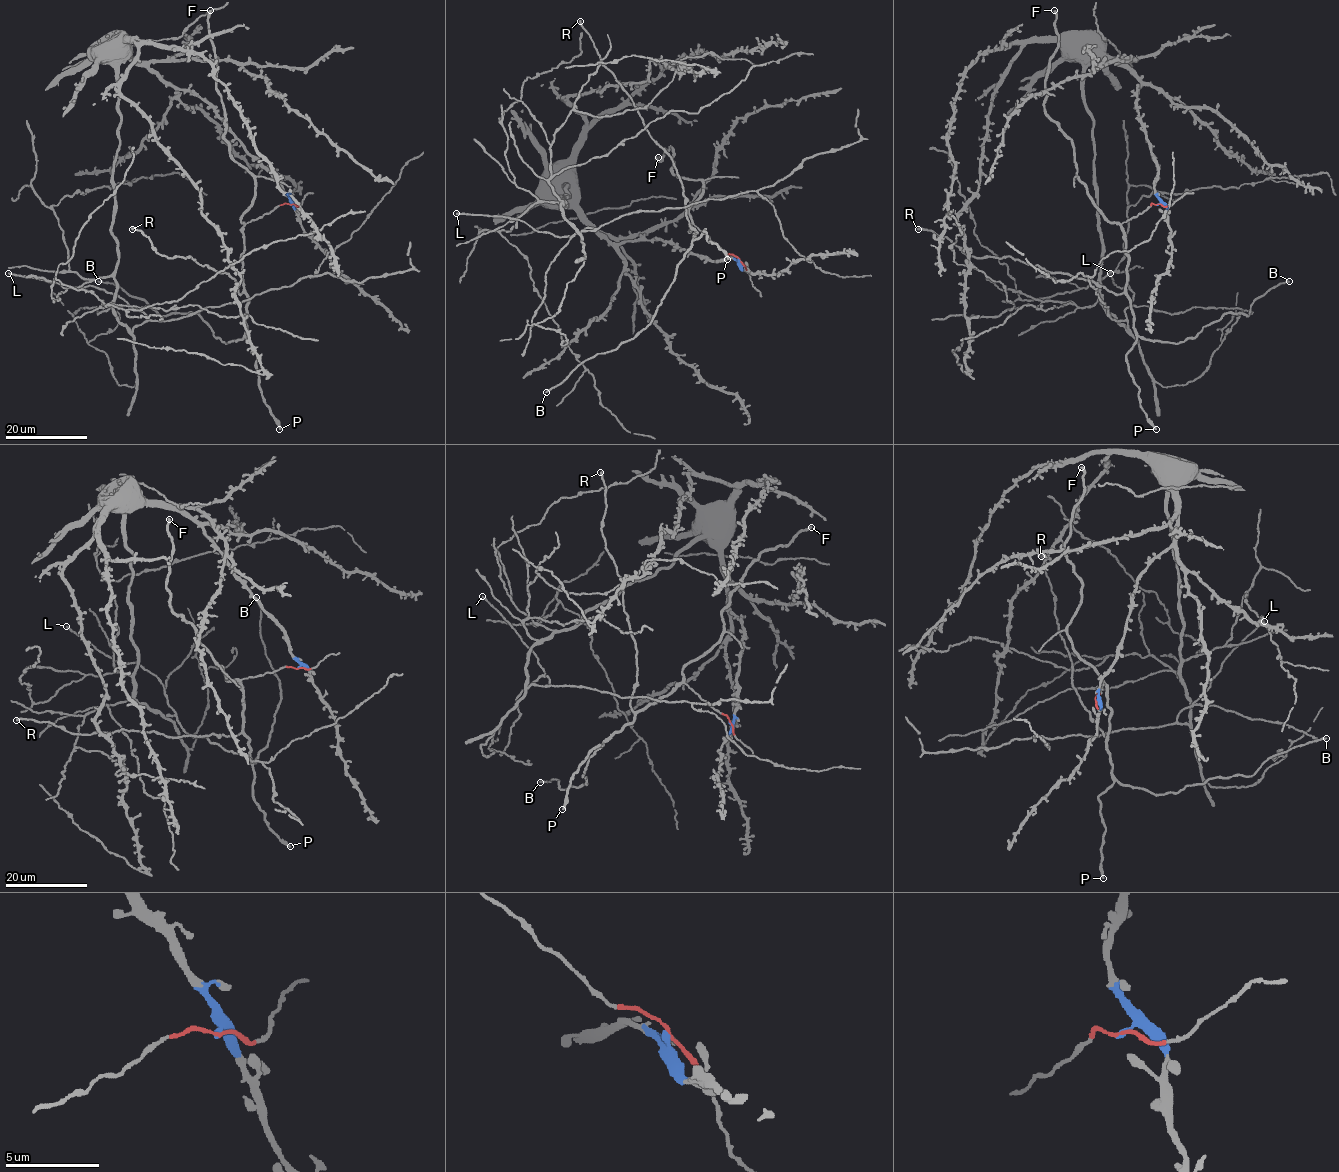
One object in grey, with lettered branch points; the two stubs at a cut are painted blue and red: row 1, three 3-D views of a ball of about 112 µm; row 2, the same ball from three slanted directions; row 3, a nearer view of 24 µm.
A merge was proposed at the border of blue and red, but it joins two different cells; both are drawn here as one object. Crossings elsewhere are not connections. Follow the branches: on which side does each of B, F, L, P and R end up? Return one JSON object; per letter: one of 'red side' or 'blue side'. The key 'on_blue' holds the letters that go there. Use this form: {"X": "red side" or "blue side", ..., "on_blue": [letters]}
{"B": "red side", "F": "red side", "L": "blue side", "P": "red side", "R": "red side", "on_blue": ["L"]}

